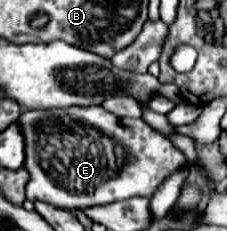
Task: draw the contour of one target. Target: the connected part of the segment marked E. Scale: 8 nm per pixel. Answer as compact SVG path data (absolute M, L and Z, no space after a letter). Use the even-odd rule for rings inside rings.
M71 106L71 108L49 108L49 110L29 110L29 112L23 112L21 118L21 128L23 128L23 136L25 136L25 168L29 170L31 174L31 180L27 184L27 198L37 202L37 200L43 200L43 202L49 202L49 204L55 204L59 208L69 208L69 210L85 210L85 208L91 208L91 206L103 206L103 204L111 204L111 202L119 202L119 200L127 200L127 198L133 198L133 196L147 196L151 198L157 190L157 186L175 170L187 166L187 158L165 138L161 136L159 132L155 132L151 126L147 126L141 118L117 118L113 116L111 112L107 112L103 106L87 106L87 108L81 108L81 106Z

